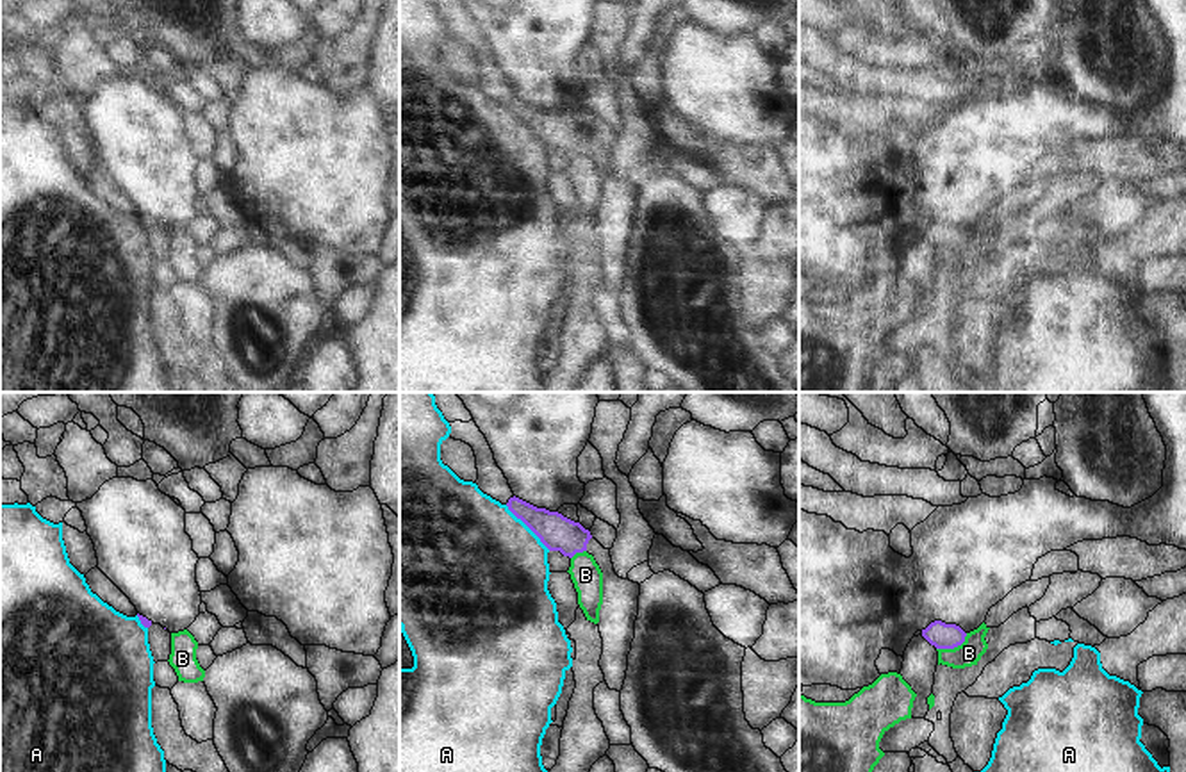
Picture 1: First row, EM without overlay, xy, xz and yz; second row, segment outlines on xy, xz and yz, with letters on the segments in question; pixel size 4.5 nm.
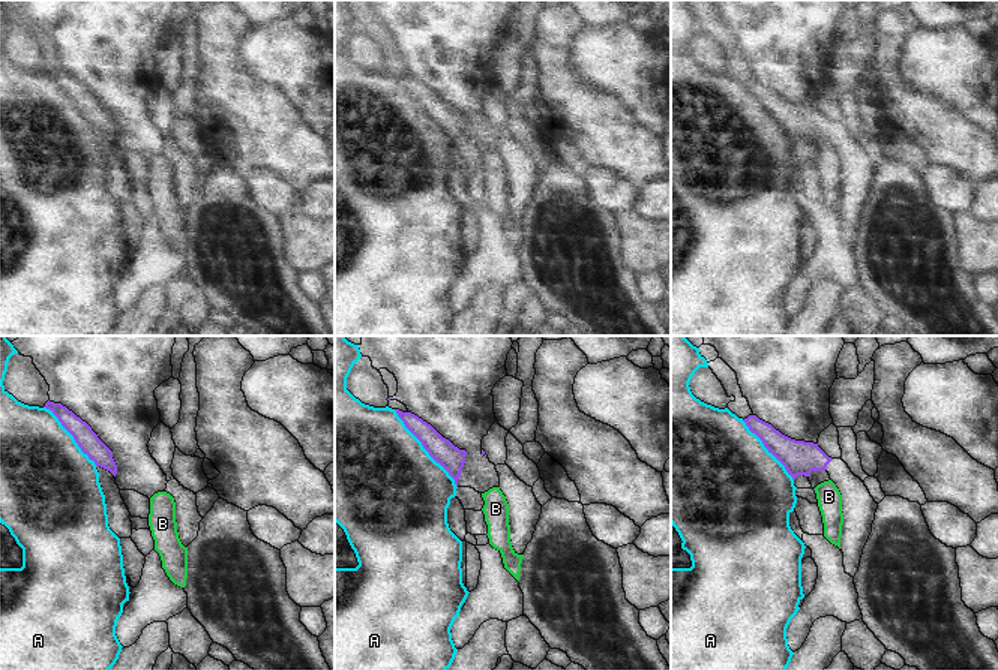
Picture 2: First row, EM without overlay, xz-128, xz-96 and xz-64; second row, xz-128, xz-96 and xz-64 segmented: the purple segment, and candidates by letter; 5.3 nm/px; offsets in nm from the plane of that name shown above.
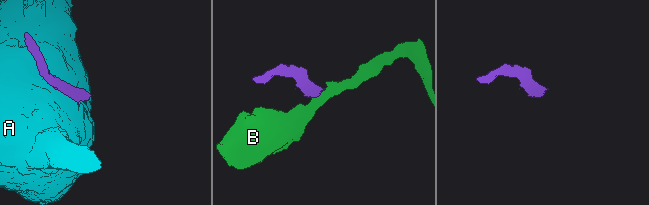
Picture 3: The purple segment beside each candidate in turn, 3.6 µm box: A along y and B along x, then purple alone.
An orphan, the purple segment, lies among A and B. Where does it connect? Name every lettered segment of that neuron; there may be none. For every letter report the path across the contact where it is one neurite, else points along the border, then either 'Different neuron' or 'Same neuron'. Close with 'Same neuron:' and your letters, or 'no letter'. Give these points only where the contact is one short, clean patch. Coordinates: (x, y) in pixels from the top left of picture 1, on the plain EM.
A: Different neuron
B: Boundary: yz (967, 234), (960, 245), (937, 250). Different neuron
Same neuron: no letter.

